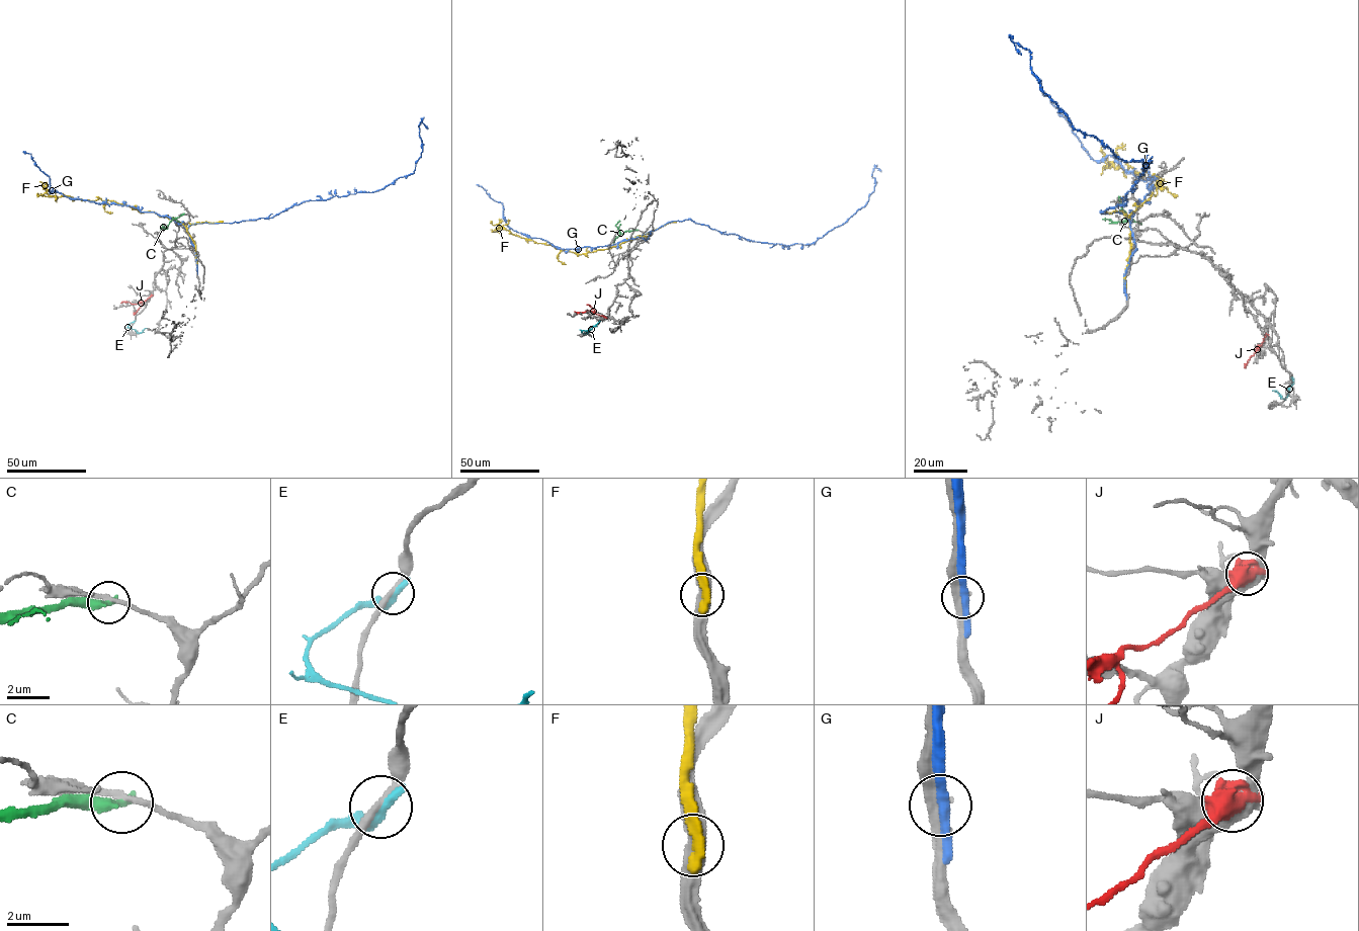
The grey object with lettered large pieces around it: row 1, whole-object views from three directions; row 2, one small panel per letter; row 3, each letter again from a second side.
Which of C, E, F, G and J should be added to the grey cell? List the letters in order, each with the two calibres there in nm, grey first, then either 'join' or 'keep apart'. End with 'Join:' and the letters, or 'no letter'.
C: 190/400 nm | keep apart
E: 220/500 nm | keep apart
F: 440/400 nm | keep apart
G: 550/280 nm | keep apart
J: 600/750 nm | keep apart
Join: no letter

